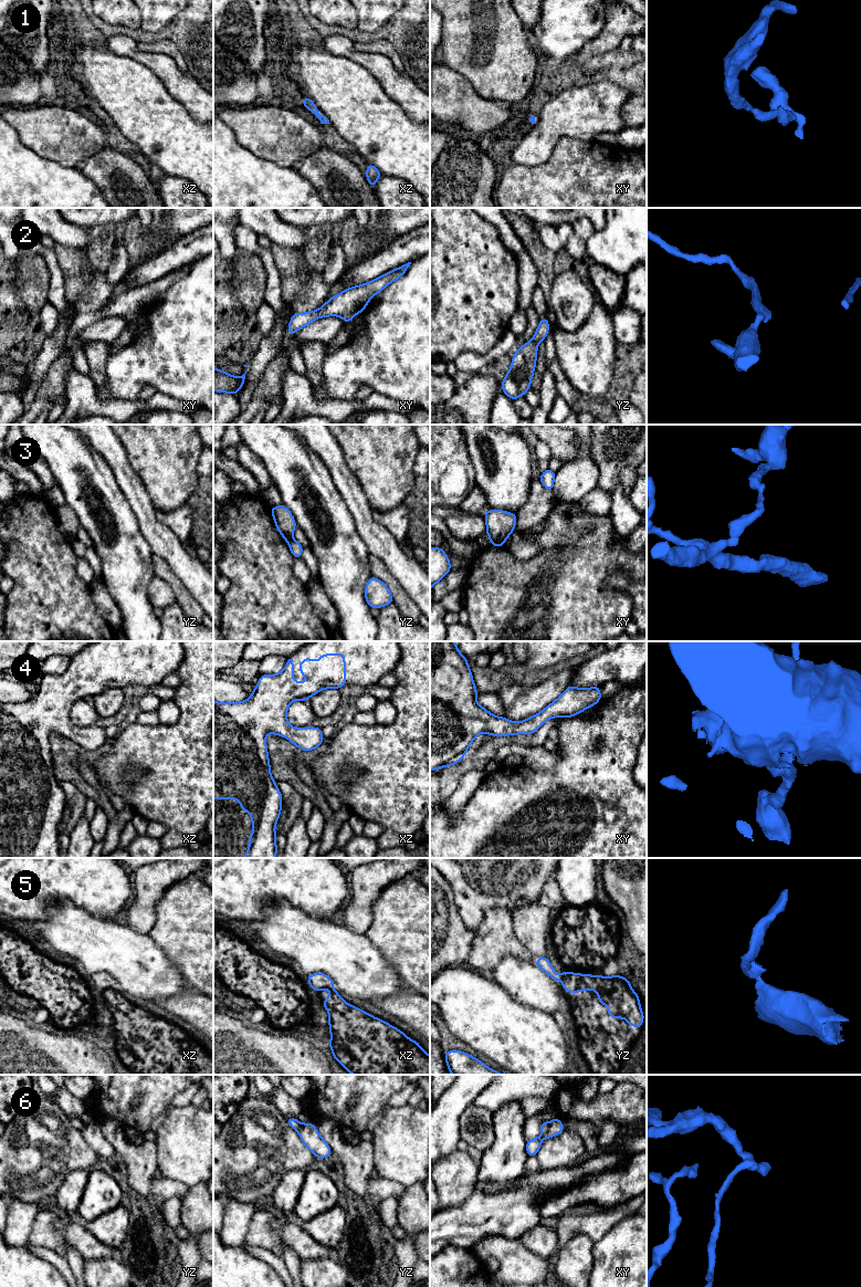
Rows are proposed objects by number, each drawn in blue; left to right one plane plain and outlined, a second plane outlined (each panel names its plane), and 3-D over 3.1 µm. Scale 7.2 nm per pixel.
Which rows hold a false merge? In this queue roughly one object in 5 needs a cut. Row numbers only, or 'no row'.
3, 5, 6

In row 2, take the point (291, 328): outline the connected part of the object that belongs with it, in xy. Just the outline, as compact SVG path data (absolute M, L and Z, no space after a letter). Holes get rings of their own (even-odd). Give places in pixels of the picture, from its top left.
M408 262L370 282L345 289L339 294L332 296L318 310L306 313L293 313L287 326L288 334L294 336L298 329L321 317L340 316L345 324L350 322L355 315L365 310L374 295L405 274L410 264L411 262Z

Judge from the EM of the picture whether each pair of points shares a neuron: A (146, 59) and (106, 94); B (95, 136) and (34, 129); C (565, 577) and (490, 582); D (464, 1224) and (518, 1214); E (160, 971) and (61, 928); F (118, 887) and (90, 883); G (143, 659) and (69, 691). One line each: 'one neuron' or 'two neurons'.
A: two neurons
B: one neuron
C: one neuron
D: one neuron
E: one neuron
F: one neuron
G: one neuron

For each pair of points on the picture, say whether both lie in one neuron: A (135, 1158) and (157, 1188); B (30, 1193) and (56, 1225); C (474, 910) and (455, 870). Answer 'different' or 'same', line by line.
A: same
B: different
C: same

